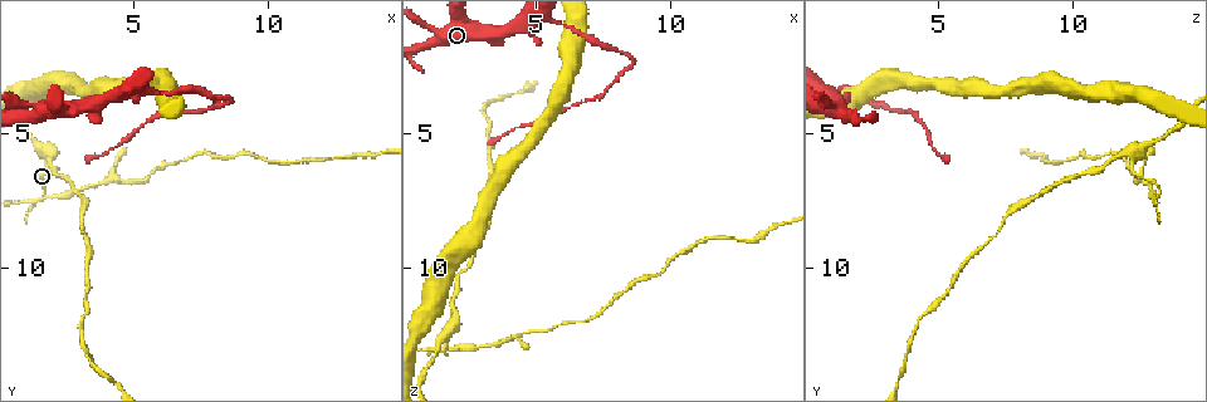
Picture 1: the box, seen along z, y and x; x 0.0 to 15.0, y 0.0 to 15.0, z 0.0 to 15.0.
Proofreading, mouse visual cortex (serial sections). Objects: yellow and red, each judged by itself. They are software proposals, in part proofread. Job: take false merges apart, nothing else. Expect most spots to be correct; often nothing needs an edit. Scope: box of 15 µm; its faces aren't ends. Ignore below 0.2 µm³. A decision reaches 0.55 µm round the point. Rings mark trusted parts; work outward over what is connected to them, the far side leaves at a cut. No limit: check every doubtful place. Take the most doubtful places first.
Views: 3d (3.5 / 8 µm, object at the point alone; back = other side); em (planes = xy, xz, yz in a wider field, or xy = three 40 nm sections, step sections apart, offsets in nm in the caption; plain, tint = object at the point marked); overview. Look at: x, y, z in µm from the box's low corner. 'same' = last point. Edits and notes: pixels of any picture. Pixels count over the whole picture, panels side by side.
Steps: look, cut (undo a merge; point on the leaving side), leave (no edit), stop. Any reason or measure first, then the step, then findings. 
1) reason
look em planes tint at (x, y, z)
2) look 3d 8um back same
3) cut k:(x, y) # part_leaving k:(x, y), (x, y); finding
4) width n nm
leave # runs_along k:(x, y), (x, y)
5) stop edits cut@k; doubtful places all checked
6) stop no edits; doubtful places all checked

three arms meet
look 3d 3.5um at (1.6, 7.3, 13.2)

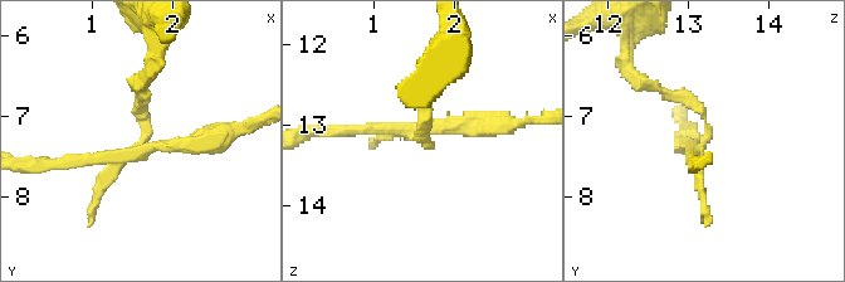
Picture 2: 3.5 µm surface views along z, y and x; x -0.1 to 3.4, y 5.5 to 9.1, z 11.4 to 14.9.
look em xy step 5 tint at (1.55, 7.45, 13.05)

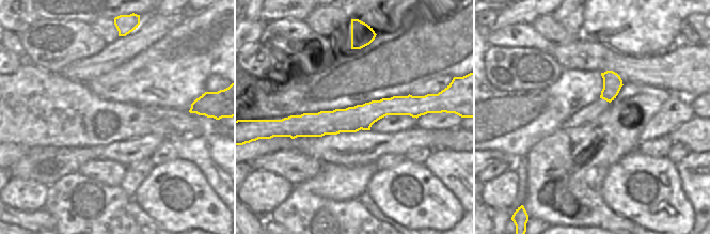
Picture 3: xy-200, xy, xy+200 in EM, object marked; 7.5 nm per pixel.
cut 2:(59, 165) # part_leaving 2:(141, 150), (210, 142), (260, 118); a second cell is stuck on

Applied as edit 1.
thin neck
look 3d 3.5um at (6.1, 3.5, 1.0)

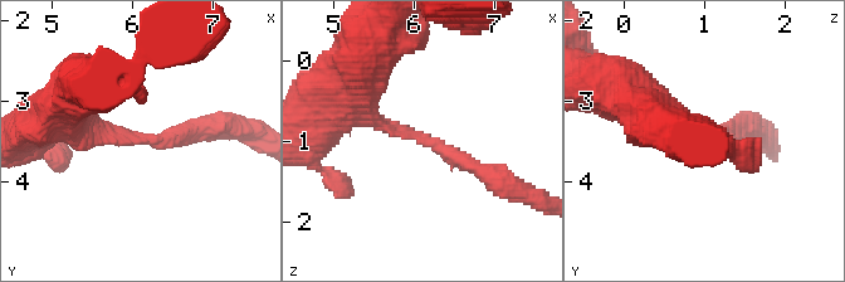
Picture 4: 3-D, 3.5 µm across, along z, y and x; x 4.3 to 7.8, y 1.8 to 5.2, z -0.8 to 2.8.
cut 4:(146, 140) # part_leaving 4:(103, 135), (169, 139), (215, 124); two cells meet here

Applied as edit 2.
redraw
look overview

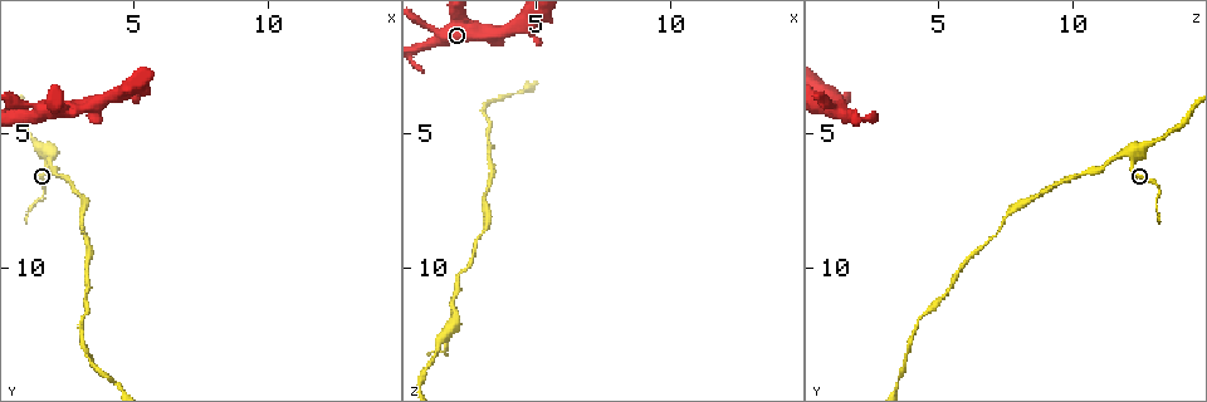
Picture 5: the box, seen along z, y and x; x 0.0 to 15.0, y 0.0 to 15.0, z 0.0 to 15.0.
sharp bend
look 3d 3.5um at (2.0, 5.7, 12.3)

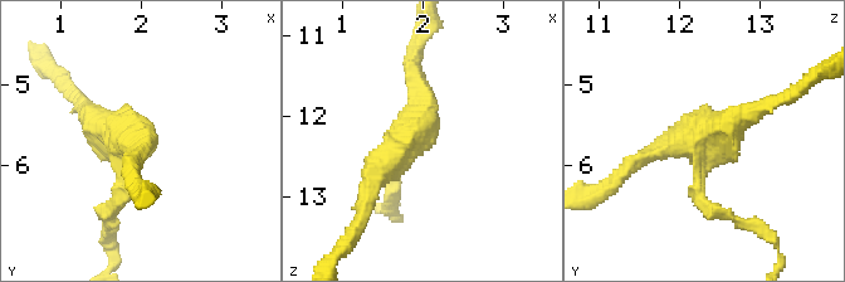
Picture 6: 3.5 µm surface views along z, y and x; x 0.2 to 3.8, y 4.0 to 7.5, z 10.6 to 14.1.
need the tissue
look em xy step 3 tint at (1.95, 5.70, 12.20)

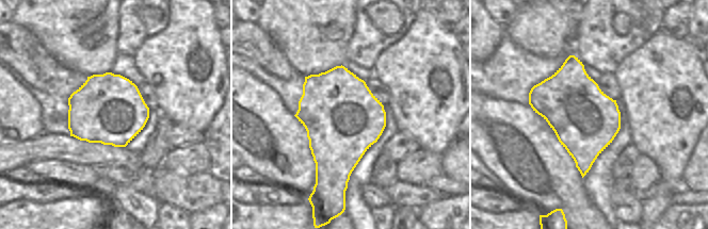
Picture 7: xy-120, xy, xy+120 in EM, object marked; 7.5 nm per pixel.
leave # runs_along 6:(713, 209), (697, 194), (694, 140), (624, 174); one cell here

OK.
stop edits cut@2, cut@4; doubtful places all checked

